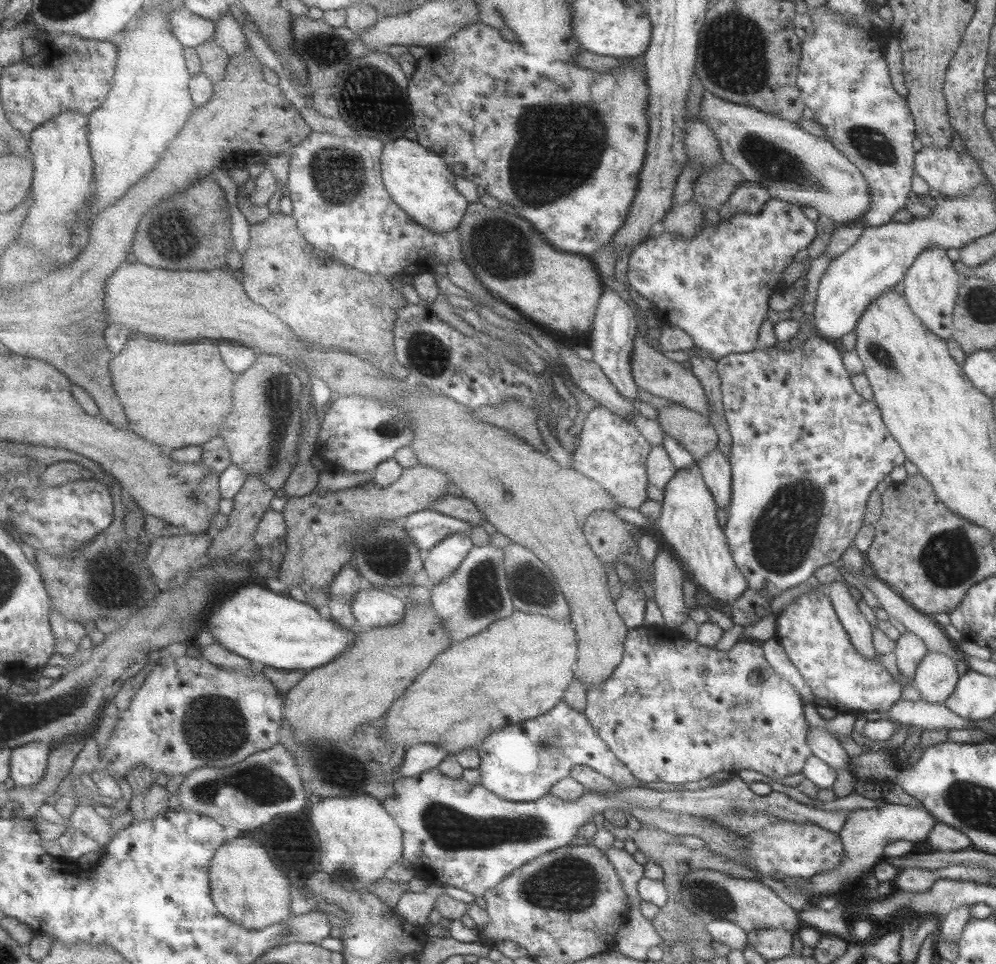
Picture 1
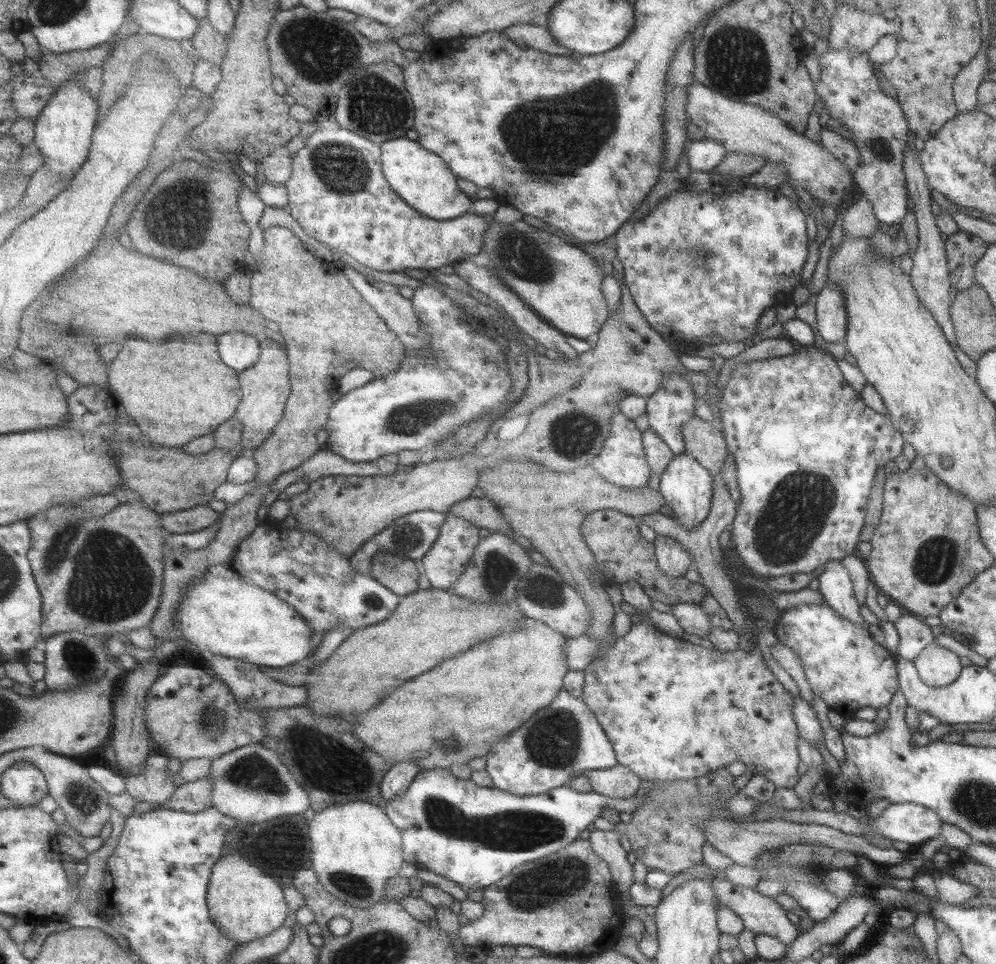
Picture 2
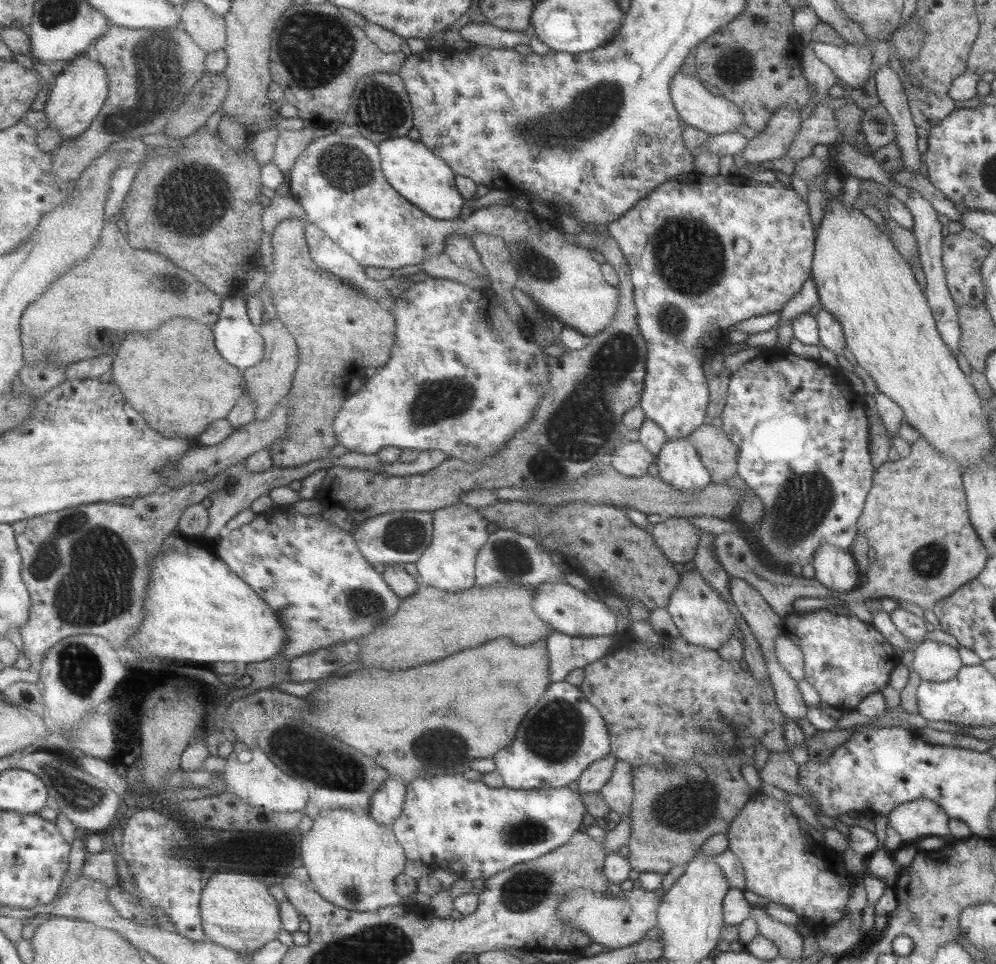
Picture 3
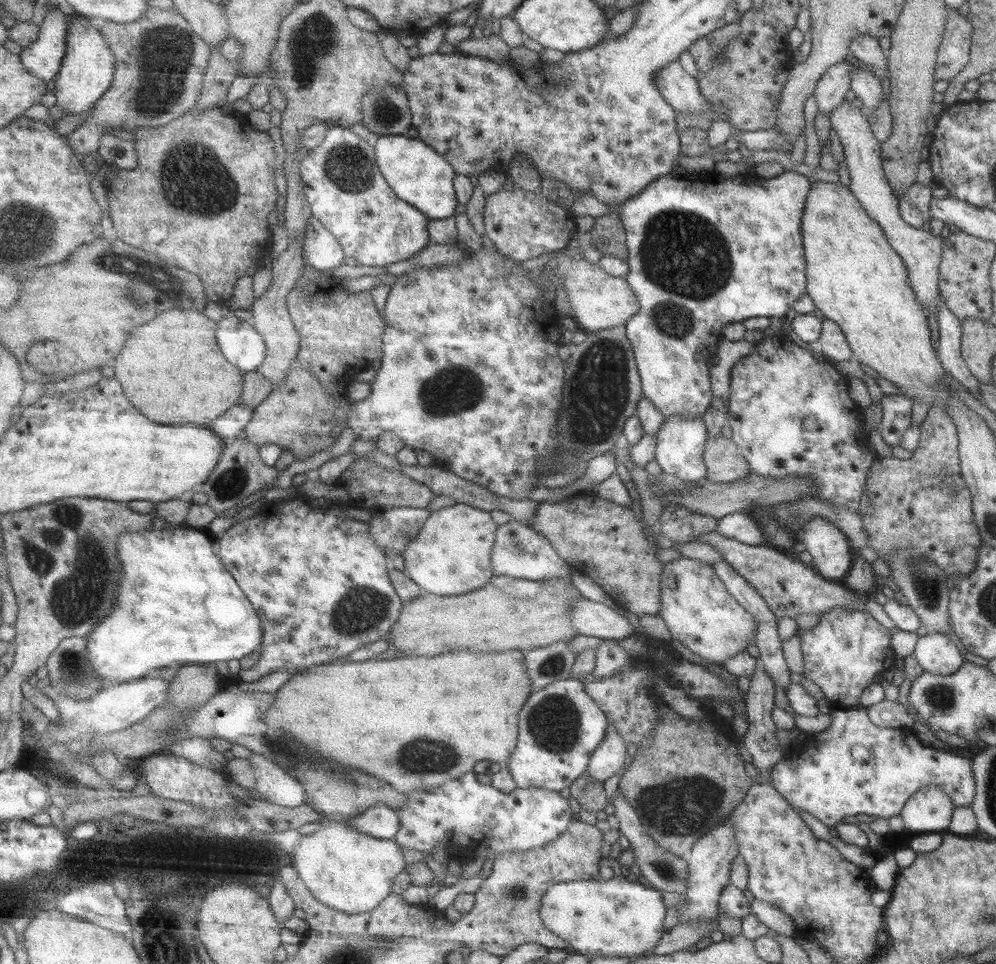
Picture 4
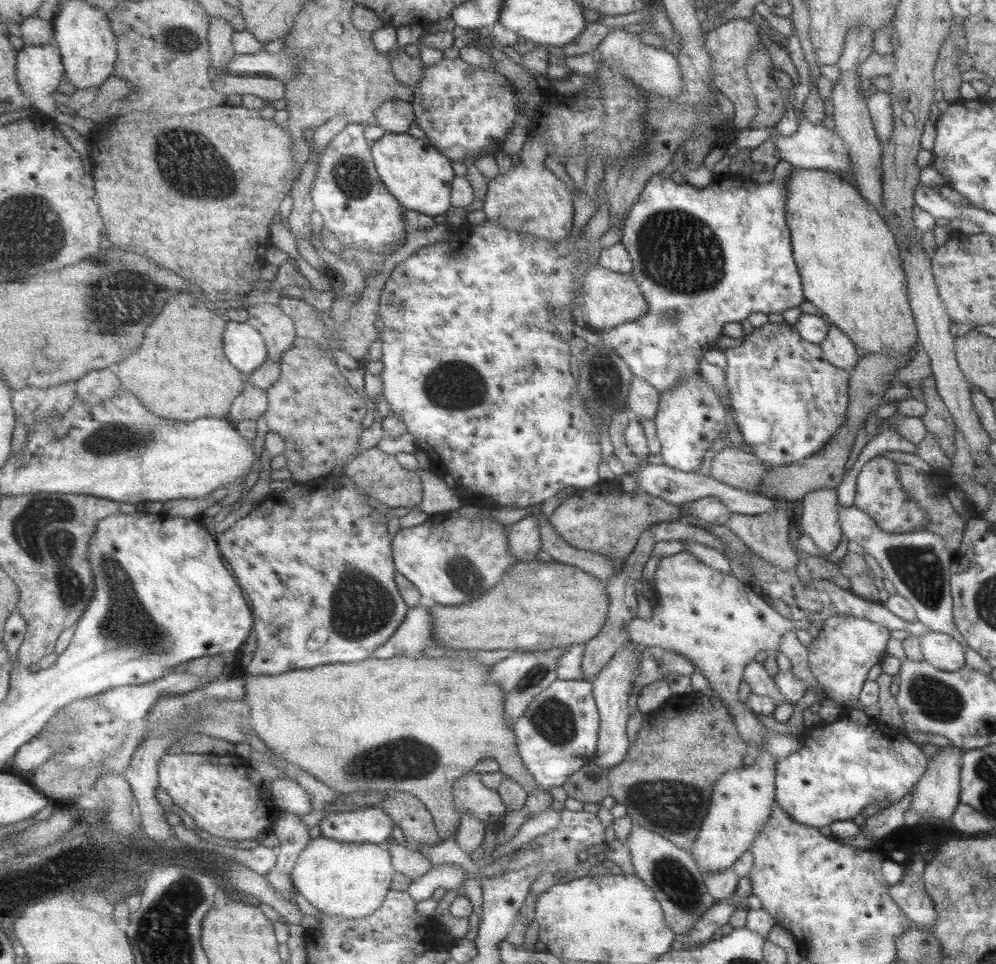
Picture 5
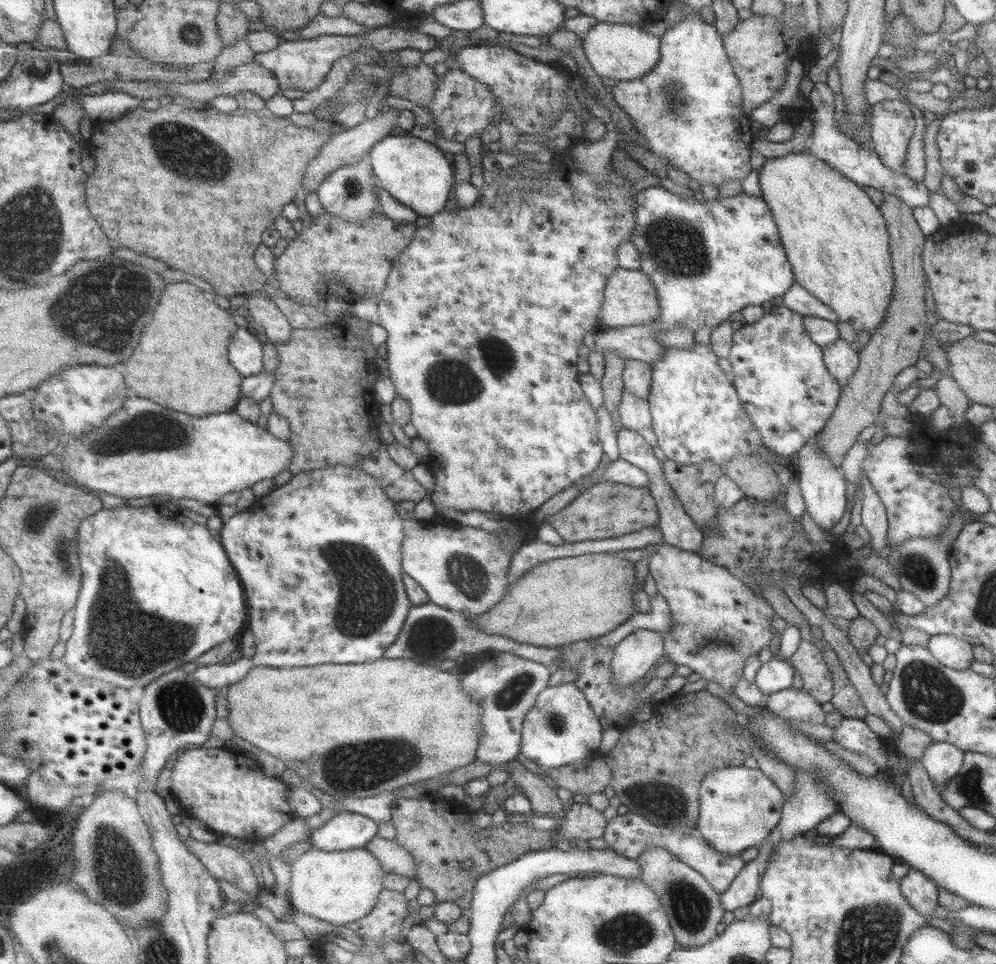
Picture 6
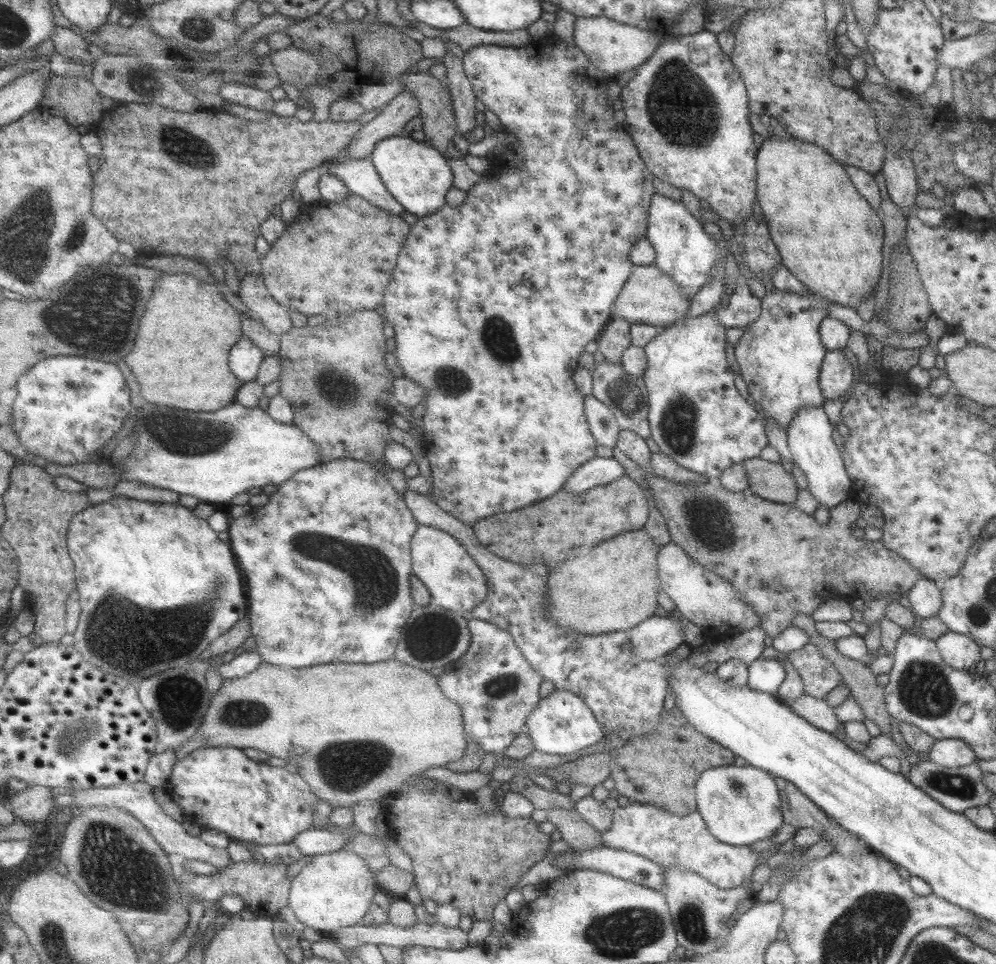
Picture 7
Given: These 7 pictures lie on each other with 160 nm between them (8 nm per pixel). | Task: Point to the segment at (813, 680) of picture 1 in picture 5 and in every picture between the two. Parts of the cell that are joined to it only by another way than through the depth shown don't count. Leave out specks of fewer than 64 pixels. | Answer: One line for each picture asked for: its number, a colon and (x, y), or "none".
2: (843, 666)
3: (845, 659)
4: (842, 653)
5: (846, 647)

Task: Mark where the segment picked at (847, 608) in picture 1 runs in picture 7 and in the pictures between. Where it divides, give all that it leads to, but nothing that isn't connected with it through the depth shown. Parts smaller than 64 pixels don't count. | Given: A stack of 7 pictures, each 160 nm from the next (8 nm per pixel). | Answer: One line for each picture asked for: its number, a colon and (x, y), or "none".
2: (835, 587)
3: (836, 569)
4: (831, 553)
5: (818, 520)
6: (822, 487)
7: (808, 435)

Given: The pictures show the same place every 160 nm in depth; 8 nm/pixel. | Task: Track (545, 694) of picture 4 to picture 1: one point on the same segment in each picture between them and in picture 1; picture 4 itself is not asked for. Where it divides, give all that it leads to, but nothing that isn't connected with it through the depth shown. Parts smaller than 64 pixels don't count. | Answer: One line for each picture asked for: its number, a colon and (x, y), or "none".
1: (523, 762)
2: (565, 738)
3: (562, 735)

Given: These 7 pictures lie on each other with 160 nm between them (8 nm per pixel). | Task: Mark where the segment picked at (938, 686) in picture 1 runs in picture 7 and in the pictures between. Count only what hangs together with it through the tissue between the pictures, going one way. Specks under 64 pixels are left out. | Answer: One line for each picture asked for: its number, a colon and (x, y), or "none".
2: (937, 666)
3: (933, 661)
4: (935, 652)
5: (940, 650)
6: (953, 652)
7: (960, 652)

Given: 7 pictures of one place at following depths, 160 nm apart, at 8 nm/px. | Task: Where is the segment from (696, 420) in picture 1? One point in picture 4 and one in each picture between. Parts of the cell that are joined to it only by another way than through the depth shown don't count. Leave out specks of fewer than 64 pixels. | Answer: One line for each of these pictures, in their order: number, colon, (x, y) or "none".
2: (706, 445)
3: (717, 453)
4: (724, 464)

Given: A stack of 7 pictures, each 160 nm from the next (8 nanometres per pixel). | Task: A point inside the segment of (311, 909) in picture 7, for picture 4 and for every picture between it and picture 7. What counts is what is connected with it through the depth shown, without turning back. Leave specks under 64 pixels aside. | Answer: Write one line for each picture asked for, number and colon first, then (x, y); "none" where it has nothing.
4: (353, 872)
5: (349, 879)
6: (341, 887)

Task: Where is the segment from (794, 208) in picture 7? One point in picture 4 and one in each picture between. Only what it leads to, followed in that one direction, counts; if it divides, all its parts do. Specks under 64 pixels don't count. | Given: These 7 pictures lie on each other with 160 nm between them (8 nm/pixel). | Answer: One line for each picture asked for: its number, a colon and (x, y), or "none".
4: (854, 278)
5: (849, 266)
6: (835, 239)

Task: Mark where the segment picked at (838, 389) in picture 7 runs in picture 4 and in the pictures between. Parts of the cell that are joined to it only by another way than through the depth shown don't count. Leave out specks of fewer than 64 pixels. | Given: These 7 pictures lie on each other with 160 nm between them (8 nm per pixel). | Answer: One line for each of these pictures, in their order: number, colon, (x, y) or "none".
4: (832, 343)
5: (837, 349)
6: (841, 361)

